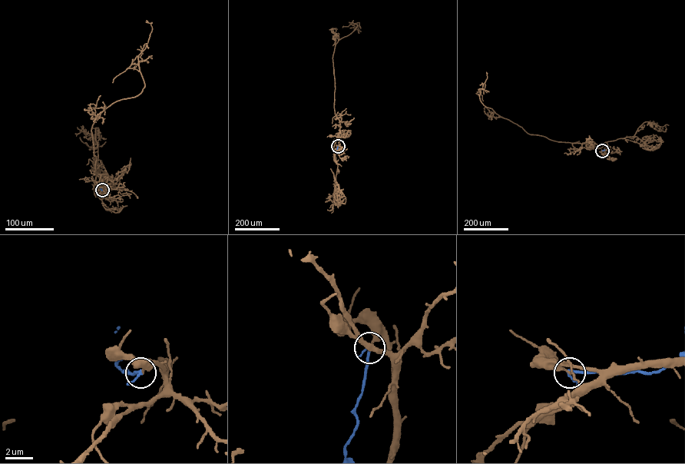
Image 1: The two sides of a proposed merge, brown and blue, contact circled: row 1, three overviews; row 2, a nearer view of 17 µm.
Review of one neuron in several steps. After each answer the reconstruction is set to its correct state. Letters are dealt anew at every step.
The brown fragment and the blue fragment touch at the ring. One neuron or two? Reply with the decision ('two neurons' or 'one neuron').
two neurons

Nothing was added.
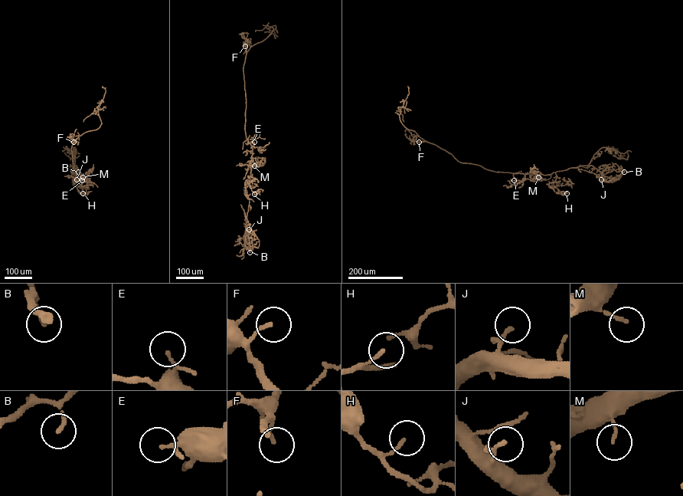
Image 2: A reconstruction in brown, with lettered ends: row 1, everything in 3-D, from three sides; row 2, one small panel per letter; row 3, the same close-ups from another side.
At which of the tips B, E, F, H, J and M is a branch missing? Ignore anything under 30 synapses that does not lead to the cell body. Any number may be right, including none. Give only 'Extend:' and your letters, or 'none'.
Extend: J

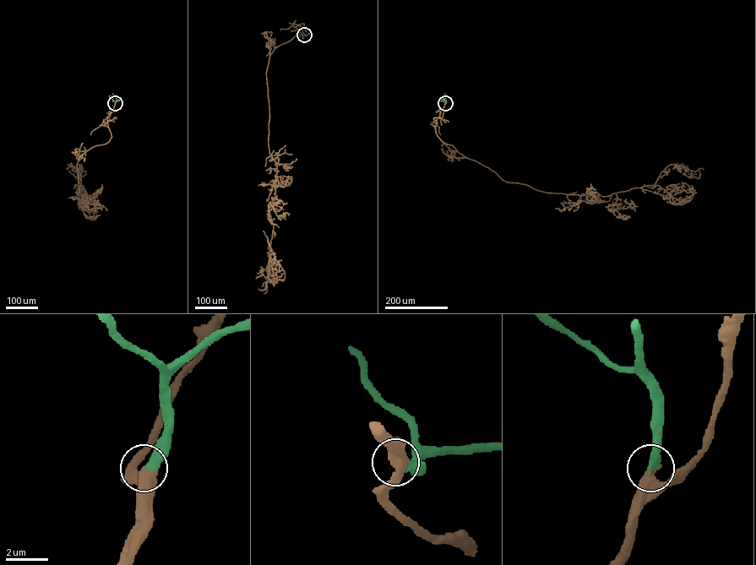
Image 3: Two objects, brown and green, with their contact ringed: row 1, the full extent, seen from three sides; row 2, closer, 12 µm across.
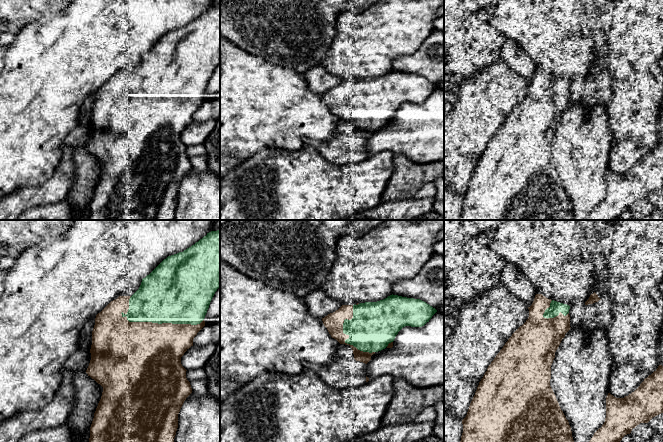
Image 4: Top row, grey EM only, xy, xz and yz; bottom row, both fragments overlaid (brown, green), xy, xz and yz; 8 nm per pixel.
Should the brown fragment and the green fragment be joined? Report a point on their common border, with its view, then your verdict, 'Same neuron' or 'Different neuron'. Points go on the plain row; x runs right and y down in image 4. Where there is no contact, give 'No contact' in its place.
Touches brown at xy (162, 99). Same neuron

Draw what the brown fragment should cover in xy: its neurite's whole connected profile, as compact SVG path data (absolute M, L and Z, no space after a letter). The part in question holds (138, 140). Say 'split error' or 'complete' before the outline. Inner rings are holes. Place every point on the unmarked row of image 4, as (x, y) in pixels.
split error; M220 6L207 9L202 15L183 28L168 32L149 51L142 55L139 65L132 72L119 72L111 77L96 91L92 107L91 136L86 146L88 152L103 163L101 175L98 179L90 203L88 220L173 220L178 204L178 190L186 176L192 169L190 158L186 154L186 145L181 140L181 133L193 122L193 115L205 102L205 91L210 78L220 63Z

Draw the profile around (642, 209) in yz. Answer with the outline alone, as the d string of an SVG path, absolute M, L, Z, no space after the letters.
M640 199L635 204L632 205L631 220L646 220L650 218L651 215L657 210L648 199Z

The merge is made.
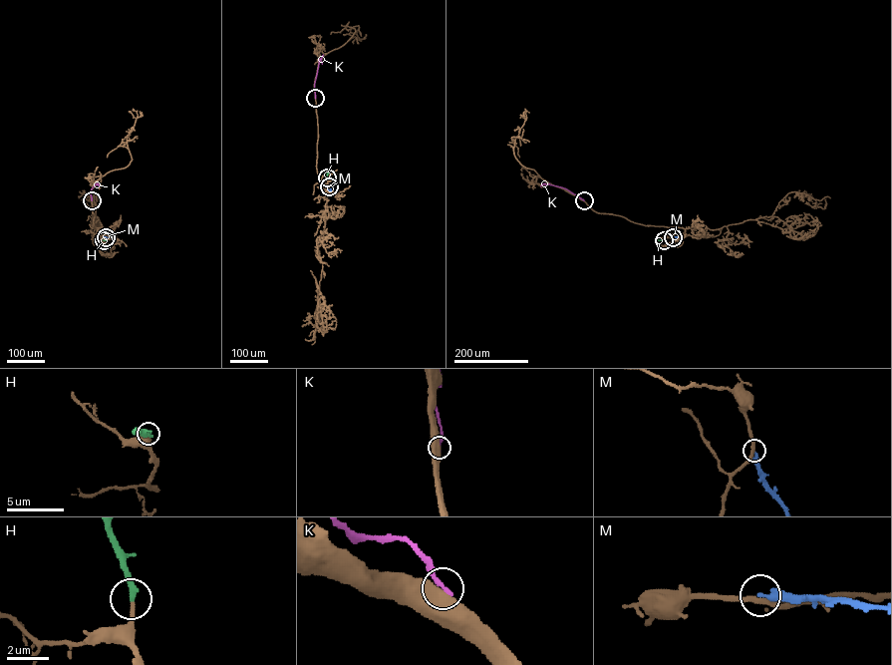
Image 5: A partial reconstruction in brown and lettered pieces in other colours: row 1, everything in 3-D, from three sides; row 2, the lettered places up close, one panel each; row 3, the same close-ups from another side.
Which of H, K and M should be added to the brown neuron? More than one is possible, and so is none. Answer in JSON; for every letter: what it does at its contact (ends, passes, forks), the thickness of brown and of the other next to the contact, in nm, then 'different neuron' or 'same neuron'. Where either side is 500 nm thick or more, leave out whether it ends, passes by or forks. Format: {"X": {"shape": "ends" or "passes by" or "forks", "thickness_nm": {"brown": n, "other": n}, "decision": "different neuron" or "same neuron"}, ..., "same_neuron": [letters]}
{"H": {"shape": "ends", "thickness_nm": {"brown": 240, "other": 300}, "decision": "same neuron"}, "K": {"thickness_nm": {"brown": 750, "other": 240}, "decision": "different neuron"}, "M": {"shape": "ends", "thickness_nm": {"brown": 240, "other": 280}, "decision": "different neuron"}, "same_neuron": ["H"]}

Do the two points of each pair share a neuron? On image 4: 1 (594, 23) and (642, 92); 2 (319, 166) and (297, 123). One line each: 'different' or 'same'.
1: different
2: different

